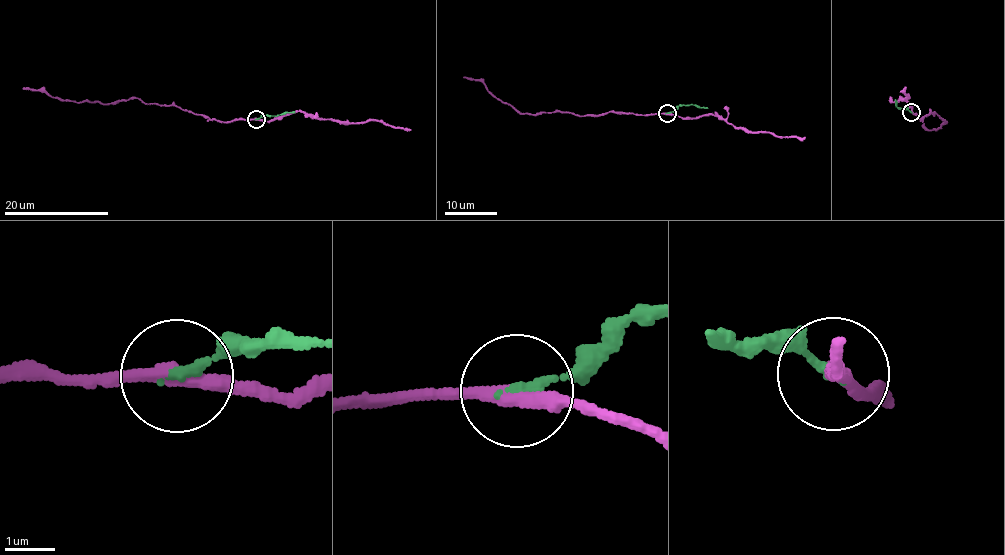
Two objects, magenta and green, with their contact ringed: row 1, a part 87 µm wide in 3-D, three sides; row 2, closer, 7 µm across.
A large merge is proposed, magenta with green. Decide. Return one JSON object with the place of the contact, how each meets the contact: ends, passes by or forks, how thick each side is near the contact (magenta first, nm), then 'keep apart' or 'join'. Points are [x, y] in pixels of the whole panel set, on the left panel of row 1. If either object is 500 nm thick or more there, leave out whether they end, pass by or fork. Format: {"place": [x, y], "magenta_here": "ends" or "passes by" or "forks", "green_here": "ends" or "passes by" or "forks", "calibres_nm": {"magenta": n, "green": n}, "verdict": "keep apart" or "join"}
{"place": [256, 119], "magenta_here": "passes by", "green_here": "ends", "calibres_nm": {"magenta": 280, "green": 200}, "verdict": "keep apart"}

